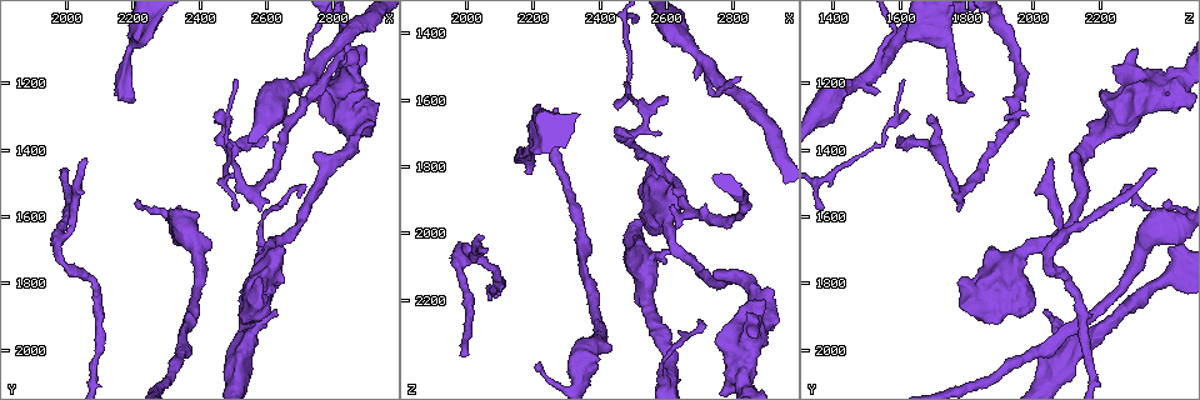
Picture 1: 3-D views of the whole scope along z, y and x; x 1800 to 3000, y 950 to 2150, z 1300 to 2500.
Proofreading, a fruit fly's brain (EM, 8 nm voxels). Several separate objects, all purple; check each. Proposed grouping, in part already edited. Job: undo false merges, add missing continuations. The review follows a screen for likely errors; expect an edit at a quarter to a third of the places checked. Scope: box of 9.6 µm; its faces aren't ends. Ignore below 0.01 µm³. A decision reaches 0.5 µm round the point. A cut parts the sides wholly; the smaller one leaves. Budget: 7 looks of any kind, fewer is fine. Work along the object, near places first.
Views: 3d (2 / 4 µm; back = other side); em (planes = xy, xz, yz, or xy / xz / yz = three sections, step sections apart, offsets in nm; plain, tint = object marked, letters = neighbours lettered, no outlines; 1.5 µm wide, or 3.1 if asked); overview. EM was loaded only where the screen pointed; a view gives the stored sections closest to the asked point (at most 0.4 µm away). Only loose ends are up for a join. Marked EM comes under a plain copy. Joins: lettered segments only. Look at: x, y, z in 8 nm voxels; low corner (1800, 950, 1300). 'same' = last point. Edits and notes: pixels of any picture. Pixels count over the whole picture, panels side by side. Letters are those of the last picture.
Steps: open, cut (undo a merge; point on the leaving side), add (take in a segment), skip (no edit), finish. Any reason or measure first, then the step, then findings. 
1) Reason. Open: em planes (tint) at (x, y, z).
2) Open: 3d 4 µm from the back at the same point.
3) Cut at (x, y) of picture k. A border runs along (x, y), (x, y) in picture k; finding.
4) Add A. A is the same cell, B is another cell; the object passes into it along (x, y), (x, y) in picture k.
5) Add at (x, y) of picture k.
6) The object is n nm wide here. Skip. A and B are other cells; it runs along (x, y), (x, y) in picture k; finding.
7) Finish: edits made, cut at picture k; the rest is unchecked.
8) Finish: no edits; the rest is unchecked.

Thick end. Open: em planes (letters) at (2760, 1260, 2320).

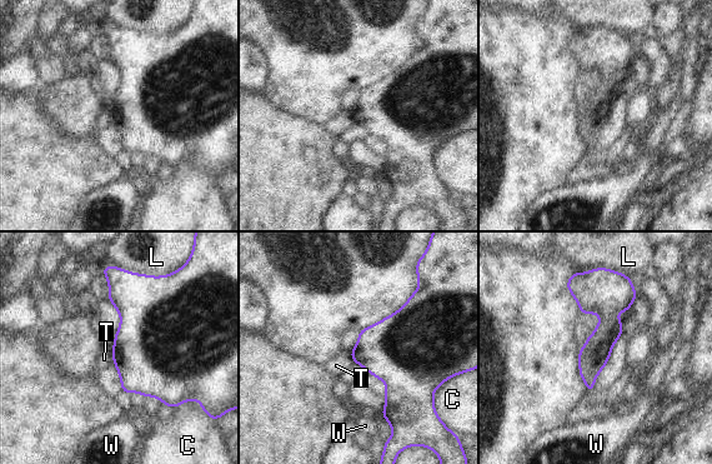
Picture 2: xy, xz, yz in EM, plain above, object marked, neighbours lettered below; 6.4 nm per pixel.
Skip. C, L, T and W are other cells; no lettered segment goes on from it.

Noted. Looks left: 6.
Sudden change in width. Open: em planes (letters) at (2580, 1650, 2420).

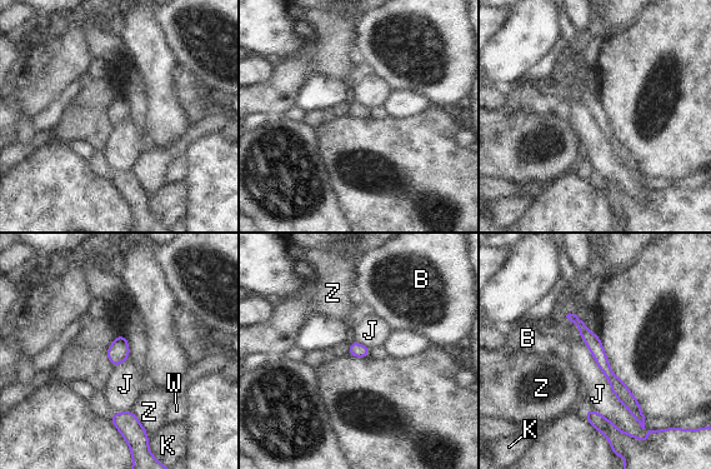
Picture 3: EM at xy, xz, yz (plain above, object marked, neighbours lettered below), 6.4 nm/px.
The object is 90 nm wide here. Skip. B, J, K, W and Z are other cells; continuous, no second neuron.

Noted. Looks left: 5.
Tapers out. Open: 3d 4 µm from the back at (2000, 1470, 2370).

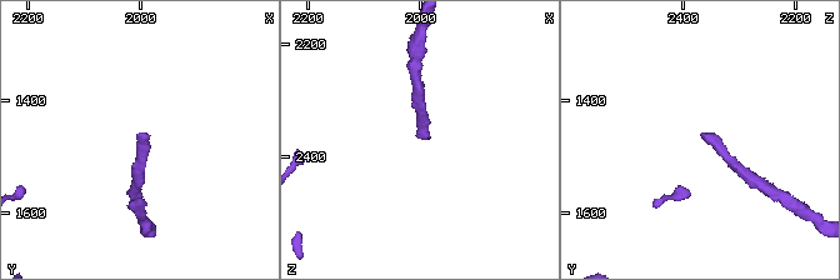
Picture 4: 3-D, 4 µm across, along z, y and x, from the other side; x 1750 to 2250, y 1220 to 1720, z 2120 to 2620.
Open: em planes (letters) at (1995, 1460, 2365).

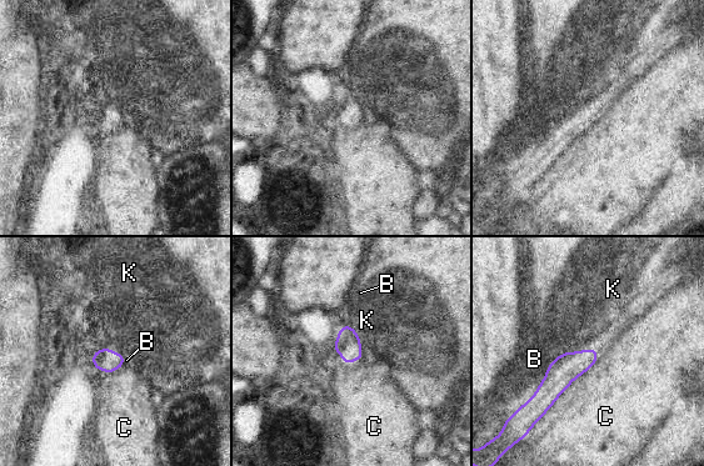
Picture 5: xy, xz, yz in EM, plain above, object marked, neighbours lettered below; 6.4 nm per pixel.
The longest contact is with C, 650 nm. Skip. B, C and K are other cells; a border runs along (598, 349), (595, 361), (535, 422) in picture 5; none of them fits.

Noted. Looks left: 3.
Finish: no edits; the rest is unchecked.

